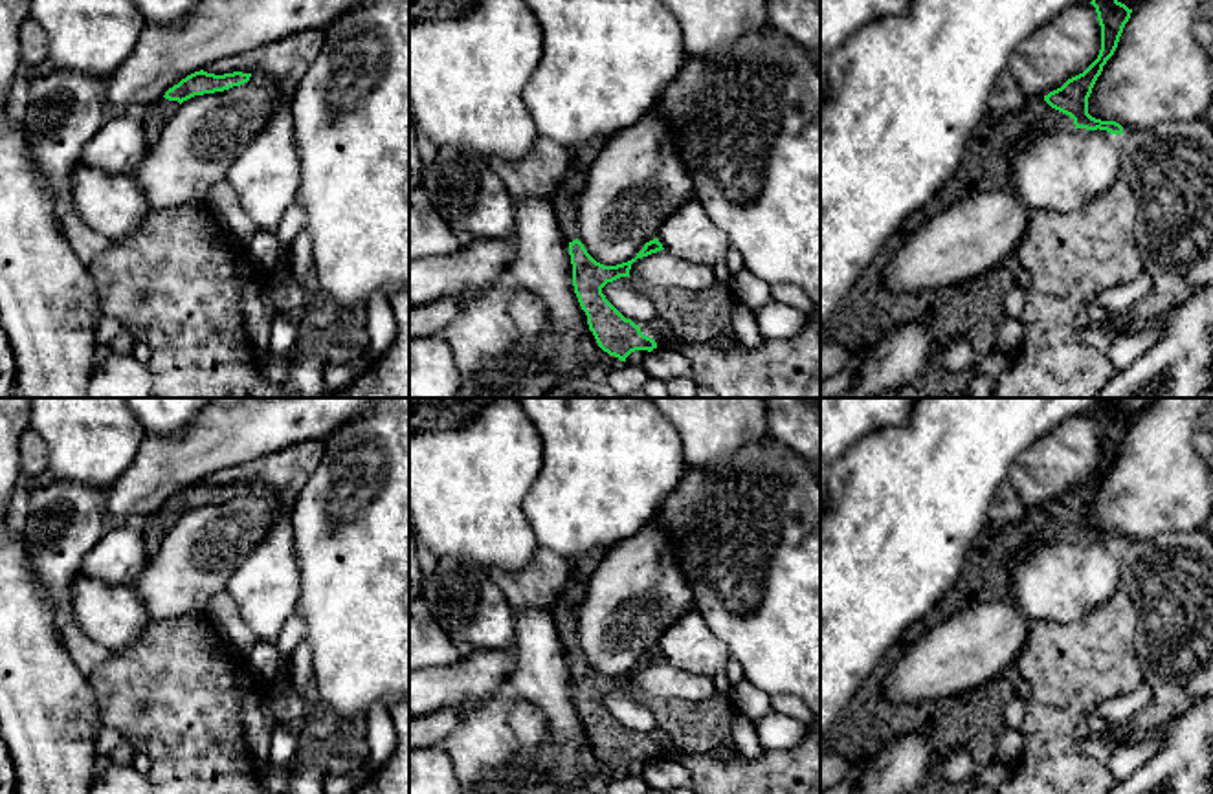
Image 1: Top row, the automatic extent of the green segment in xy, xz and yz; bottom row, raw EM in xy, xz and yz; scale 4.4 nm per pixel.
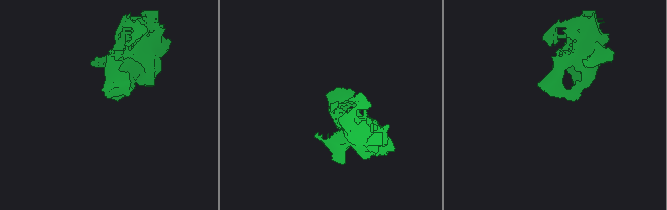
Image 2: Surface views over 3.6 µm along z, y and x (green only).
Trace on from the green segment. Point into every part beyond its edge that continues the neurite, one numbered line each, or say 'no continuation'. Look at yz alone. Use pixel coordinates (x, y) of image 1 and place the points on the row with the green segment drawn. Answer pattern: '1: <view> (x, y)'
1: yz (984, 167)

